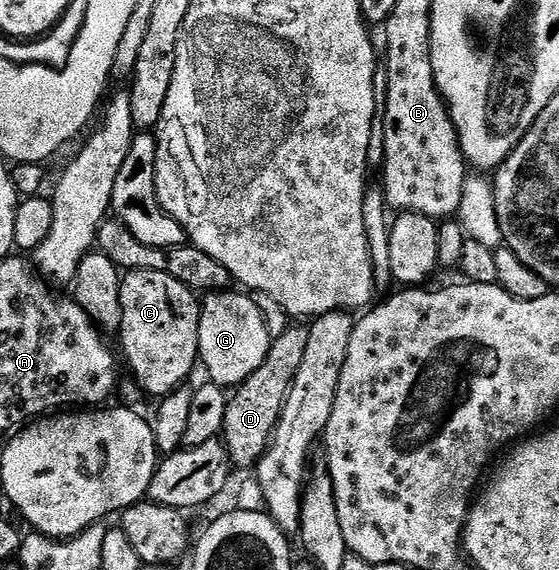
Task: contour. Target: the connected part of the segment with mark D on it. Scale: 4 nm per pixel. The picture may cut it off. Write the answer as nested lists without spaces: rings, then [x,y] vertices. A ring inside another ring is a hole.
[[[308,326],[288,327],[283,334],[274,338],[267,353],[267,361],[263,361],[263,365],[259,365],[259,369],[255,369],[255,373],[251,373],[251,377],[247,377],[247,381],[243,381],[229,395],[223,439],[233,458],[234,468],[256,468],[259,460],[265,456],[265,450],[273,440],[277,422],[283,413],[289,390],[295,381],[295,373],[299,373],[299,365],[303,365],[303,356],[307,354],[308,337]]]

